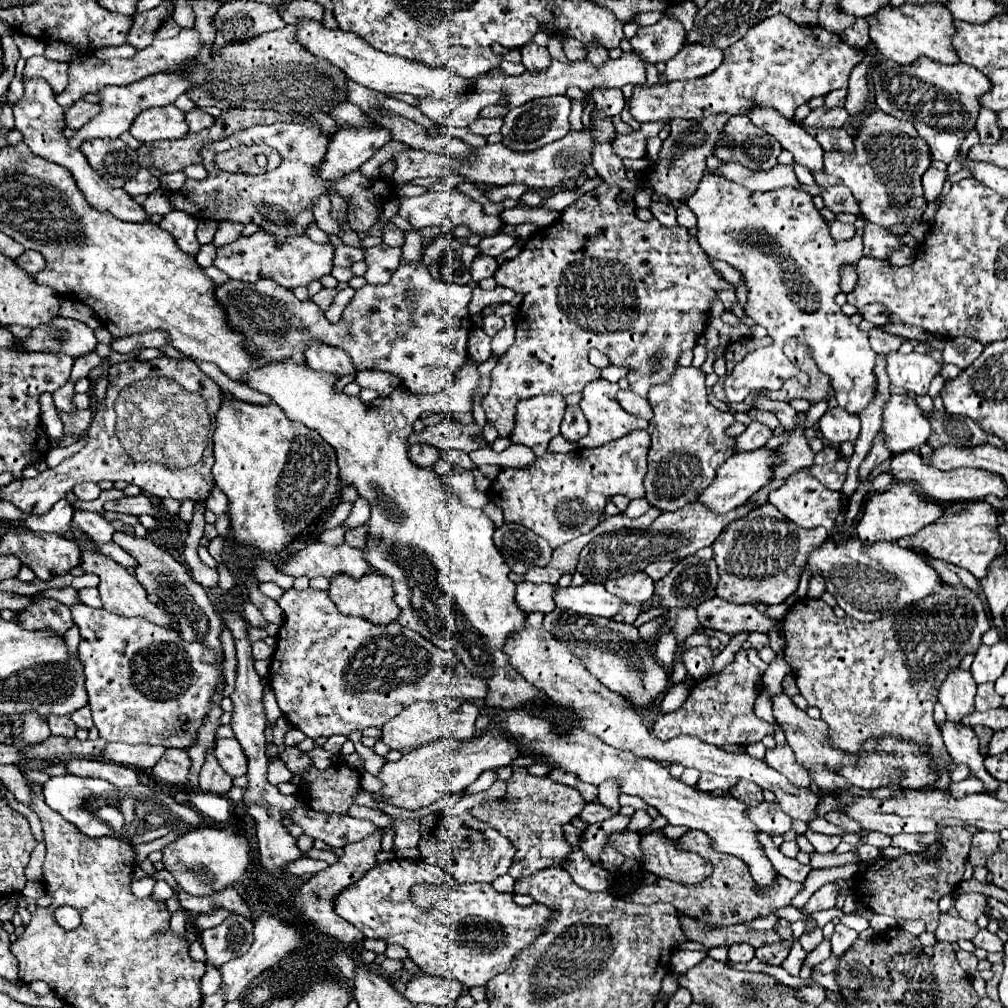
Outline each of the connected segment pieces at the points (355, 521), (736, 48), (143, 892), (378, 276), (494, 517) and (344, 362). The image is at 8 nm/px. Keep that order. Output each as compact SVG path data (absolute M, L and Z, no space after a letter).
M358 498L358 500L354 502L354 508L352 508L350 516L342 522L342 526L344 526L346 530L354 530L354 528L366 524L368 520L370 520L370 504L364 502L362 498Z
M778 14L752 26L744 38L724 50L724 64L704 78L668 82L662 86L634 86L630 96L630 116L644 124L652 120L702 118L710 114L746 114L756 104L776 108L792 118L796 108L816 96L826 96L836 88L848 86L854 64L864 60L860 48L848 46L838 34L820 26L802 28L788 16Z
M142 876L142 878L138 878L138 880L132 882L132 892L136 896L144 898L144 896L150 896L152 894L154 886L156 886L156 880L152 876Z
M386 244L376 246L376 248L366 248L366 262L368 262L368 272L366 272L366 282L368 284L384 284L390 280L392 272L400 264L400 248L388 248Z
M489 502L484 507L484 513L494 522L497 528L501 527L504 524L503 511L493 502Z
M308 344L308 348L304 350L306 362L310 368L314 370L326 370L332 372L336 376L344 376L344 374L352 374L356 372L352 366L352 360L348 354L342 352L342 348L332 348L328 344Z

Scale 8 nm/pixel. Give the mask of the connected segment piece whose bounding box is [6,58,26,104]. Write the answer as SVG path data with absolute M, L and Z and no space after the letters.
M20 58L16 65L14 80L12 80L12 84L10 84L10 88L8 88L8 94L6 94L6 100L8 100L10 104L16 104L16 102L22 98L22 92L24 92L22 78L25 65L26 60L24 58Z

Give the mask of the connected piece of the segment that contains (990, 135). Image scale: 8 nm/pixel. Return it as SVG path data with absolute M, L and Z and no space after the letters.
M980 108L980 142L996 144L1000 136L1002 136L1002 130L998 128L996 112L988 108Z

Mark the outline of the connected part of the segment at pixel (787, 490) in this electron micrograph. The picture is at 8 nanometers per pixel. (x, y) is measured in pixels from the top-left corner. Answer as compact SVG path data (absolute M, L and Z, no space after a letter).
M808 468L794 472L782 488L774 490L768 496L768 502L774 504L784 516L788 516L788 520L792 520L794 524L798 524L802 528L824 526L830 532L836 524L836 516L840 514L840 492L832 492L832 490L824 488L814 476L808 474Z

